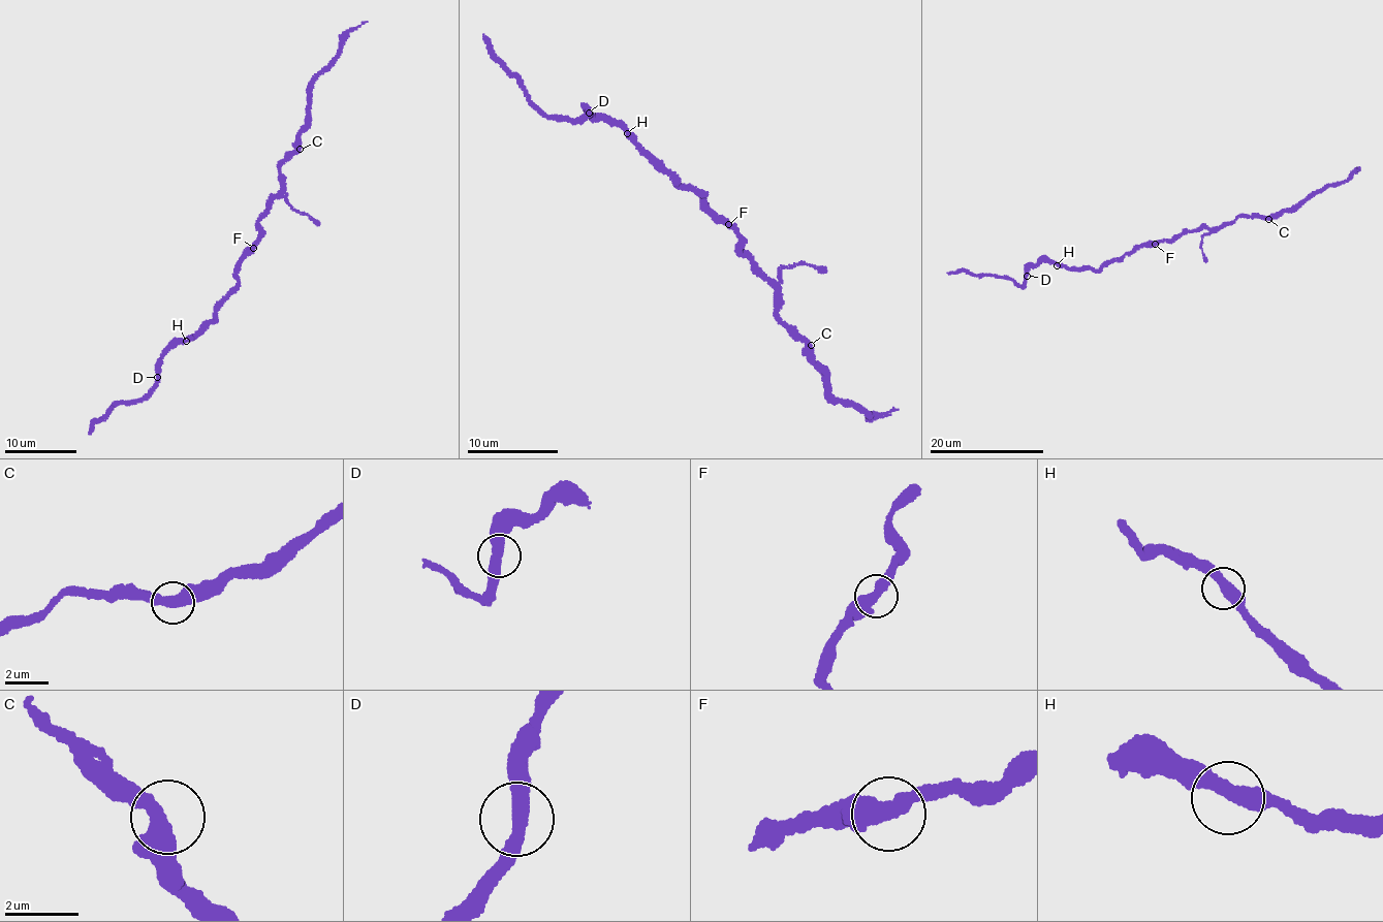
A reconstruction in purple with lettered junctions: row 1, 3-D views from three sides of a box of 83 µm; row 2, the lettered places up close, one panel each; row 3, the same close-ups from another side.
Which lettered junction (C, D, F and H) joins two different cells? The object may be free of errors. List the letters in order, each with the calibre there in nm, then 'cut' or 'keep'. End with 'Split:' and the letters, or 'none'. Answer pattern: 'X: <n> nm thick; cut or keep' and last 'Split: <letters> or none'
C: 440 nm thick; keep
D: 440 nm thick; keep
F: 440 nm thick; keep
H: 440 nm thick; keep
Split: none

